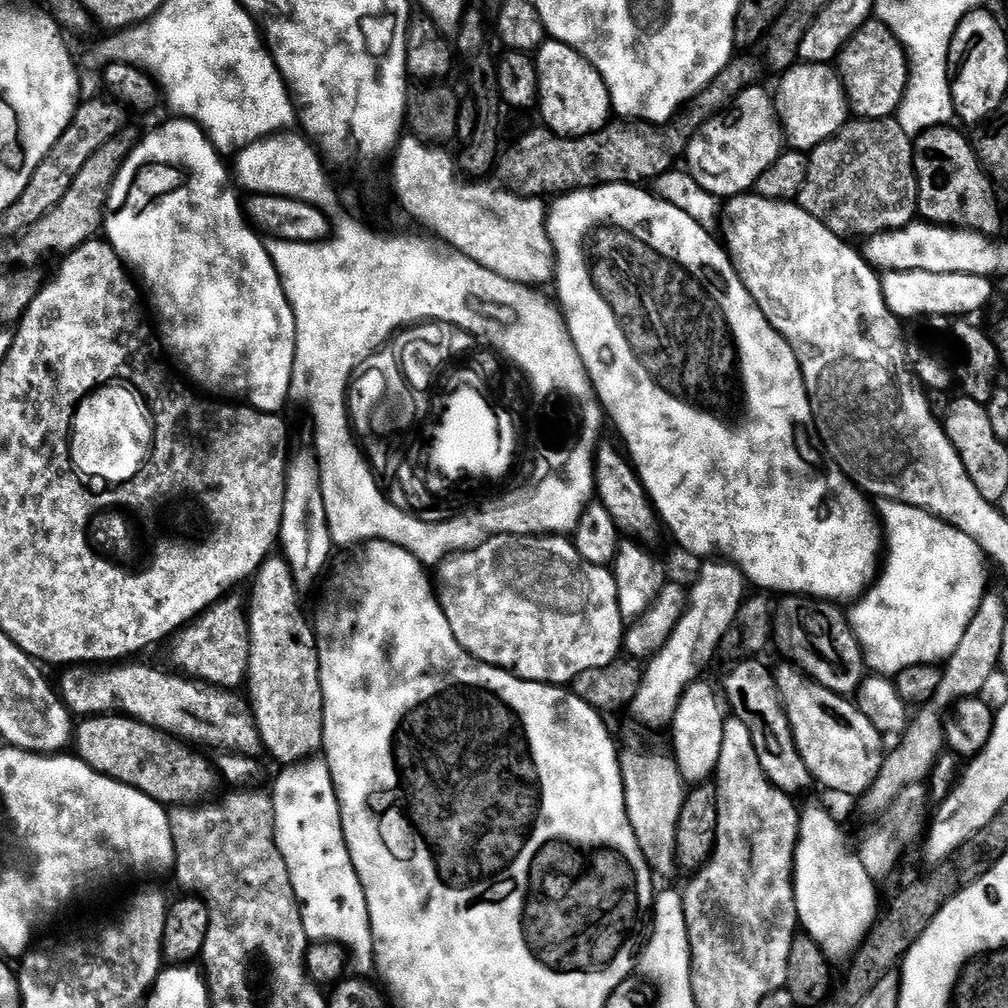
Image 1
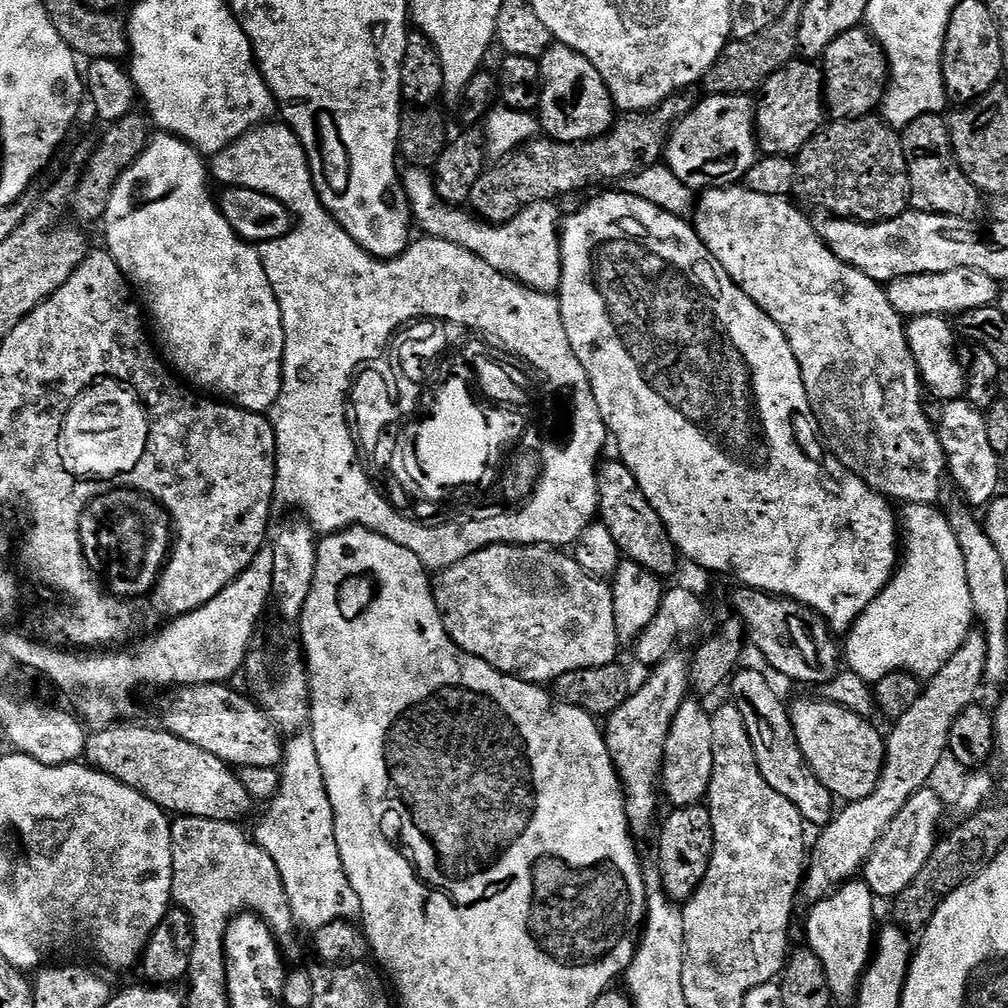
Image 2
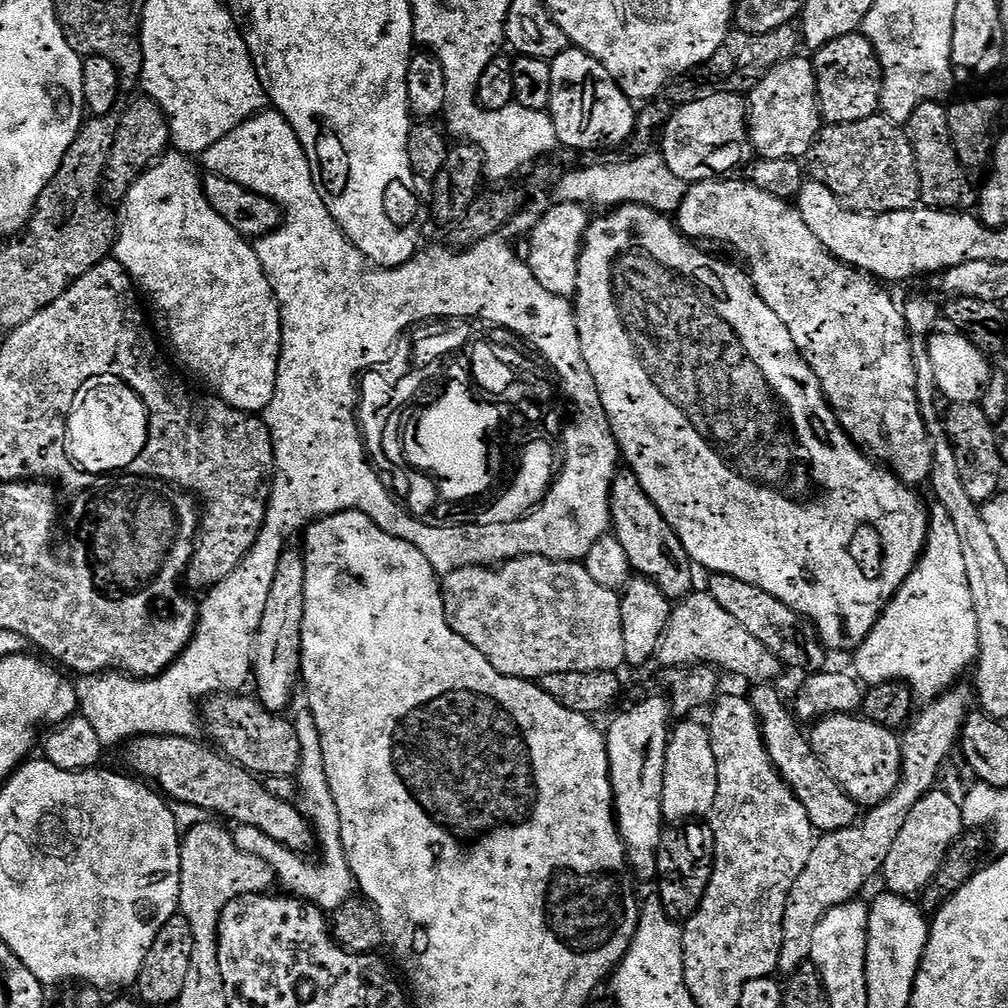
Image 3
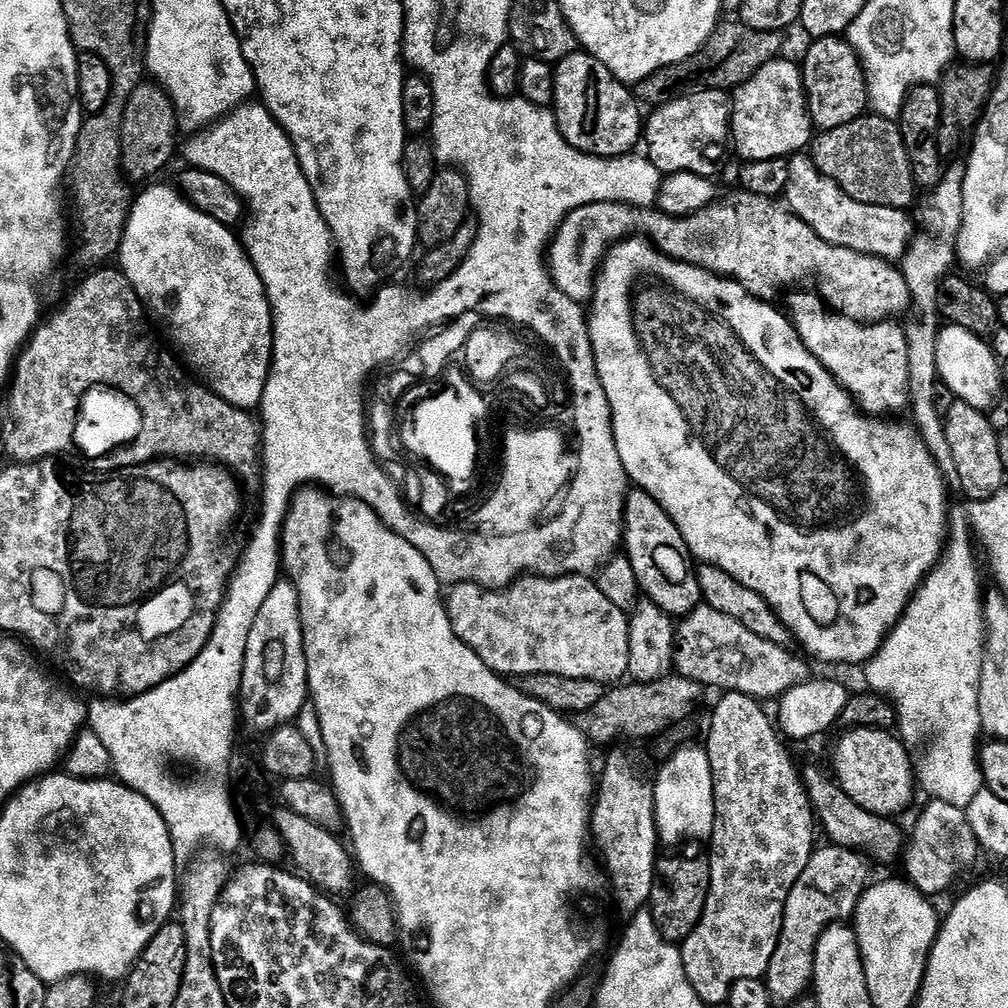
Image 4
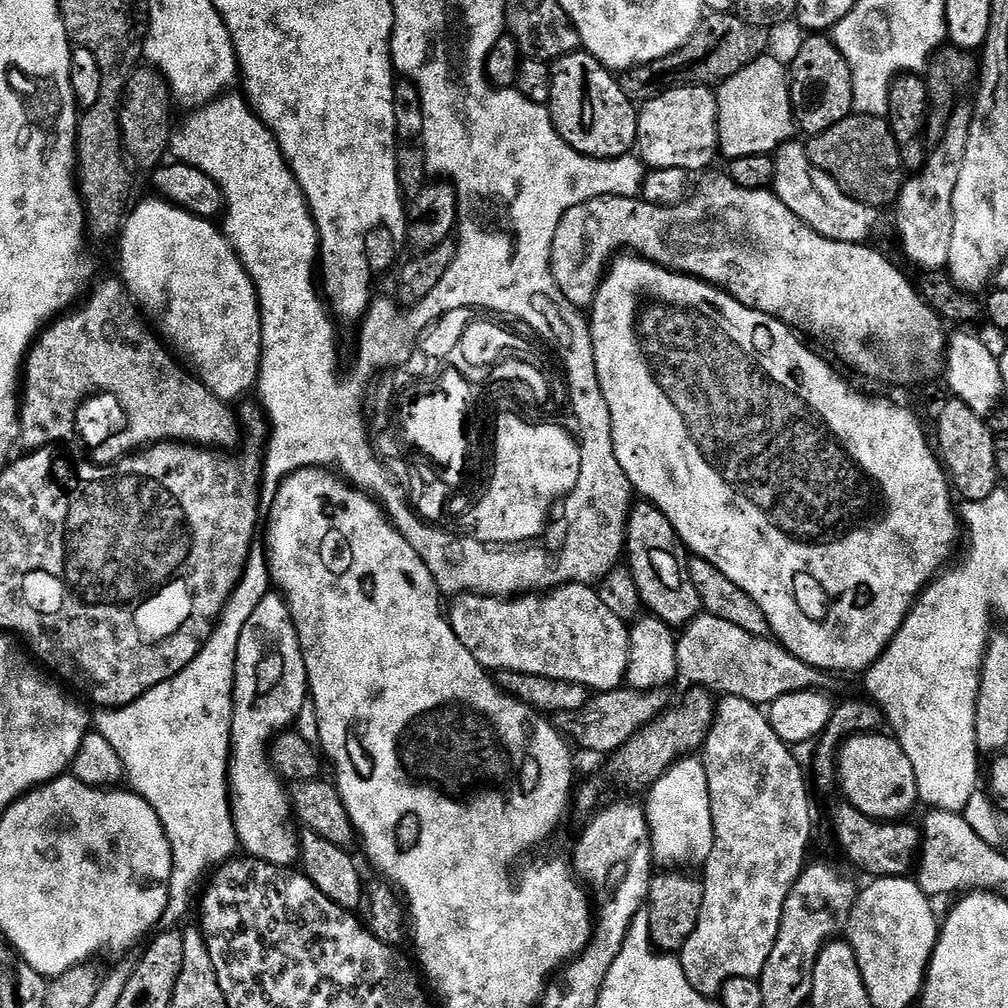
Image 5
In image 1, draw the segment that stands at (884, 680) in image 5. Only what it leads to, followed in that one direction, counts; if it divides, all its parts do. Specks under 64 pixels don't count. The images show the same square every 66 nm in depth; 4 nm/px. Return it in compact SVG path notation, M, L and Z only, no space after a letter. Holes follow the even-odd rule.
M886 500L879 505L878 515L886 533L886 559L878 579L855 601L850 623L864 650L865 665L877 676L895 678L902 670L919 664L939 665L958 650L966 626L970 626L986 595L989 565L974 538L926 510Z

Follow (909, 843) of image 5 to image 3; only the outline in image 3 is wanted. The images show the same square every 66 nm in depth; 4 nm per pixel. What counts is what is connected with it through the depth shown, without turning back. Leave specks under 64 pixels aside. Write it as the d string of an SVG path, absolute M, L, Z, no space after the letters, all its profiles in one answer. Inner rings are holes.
M756 686L751 689L750 699L752 708L756 712L756 719L760 722L760 733L772 759L772 765L780 773L788 788L806 806L806 814L810 818L813 829L817 833L837 832L849 828L854 823L852 808L854 801L848 797L830 778L830 774L820 759L814 754L809 737L800 733L801 725L790 711L789 705L772 689L772 686Z

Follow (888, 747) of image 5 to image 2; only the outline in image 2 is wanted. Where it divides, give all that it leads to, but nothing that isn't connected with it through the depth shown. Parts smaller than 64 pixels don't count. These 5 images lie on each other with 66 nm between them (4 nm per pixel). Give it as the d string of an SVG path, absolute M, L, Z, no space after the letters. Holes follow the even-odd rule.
M796 700L791 701L790 715L792 728L796 731L796 741L806 758L806 762L812 768L812 772L832 792L833 797L841 801L851 802L861 800L871 794L880 782L880 776L884 770L884 757L886 755L886 740L874 725L865 717L852 713L850 709L841 705L832 704L830 700Z

